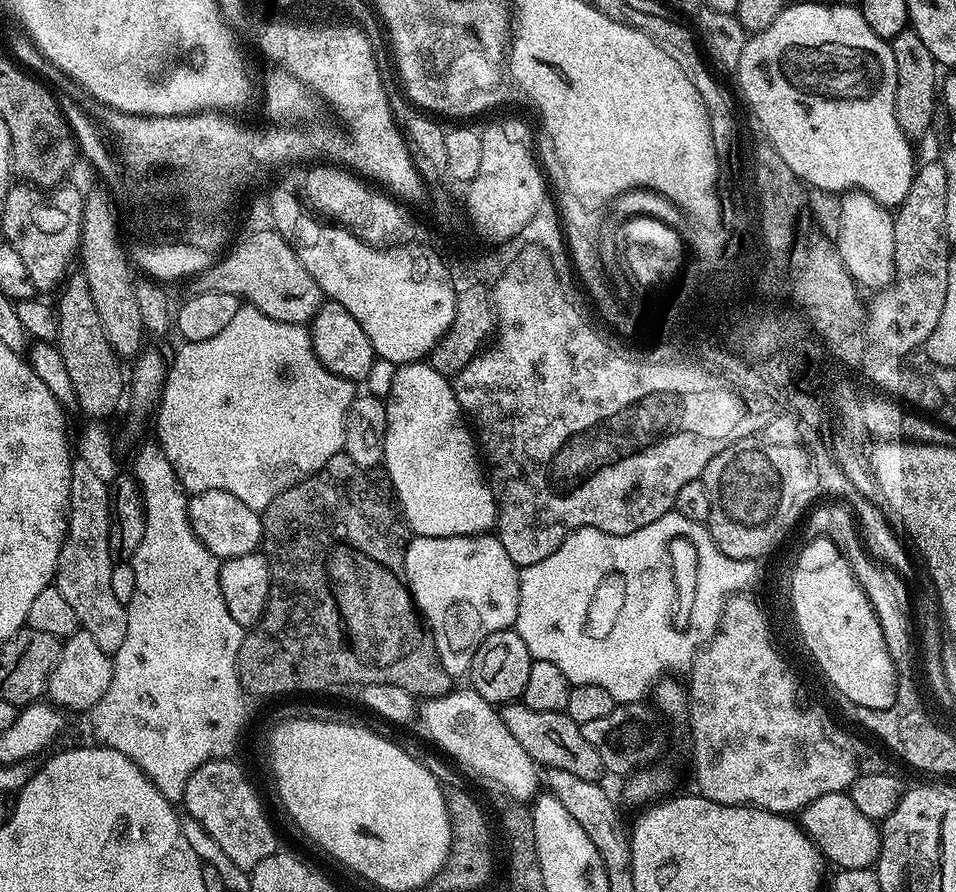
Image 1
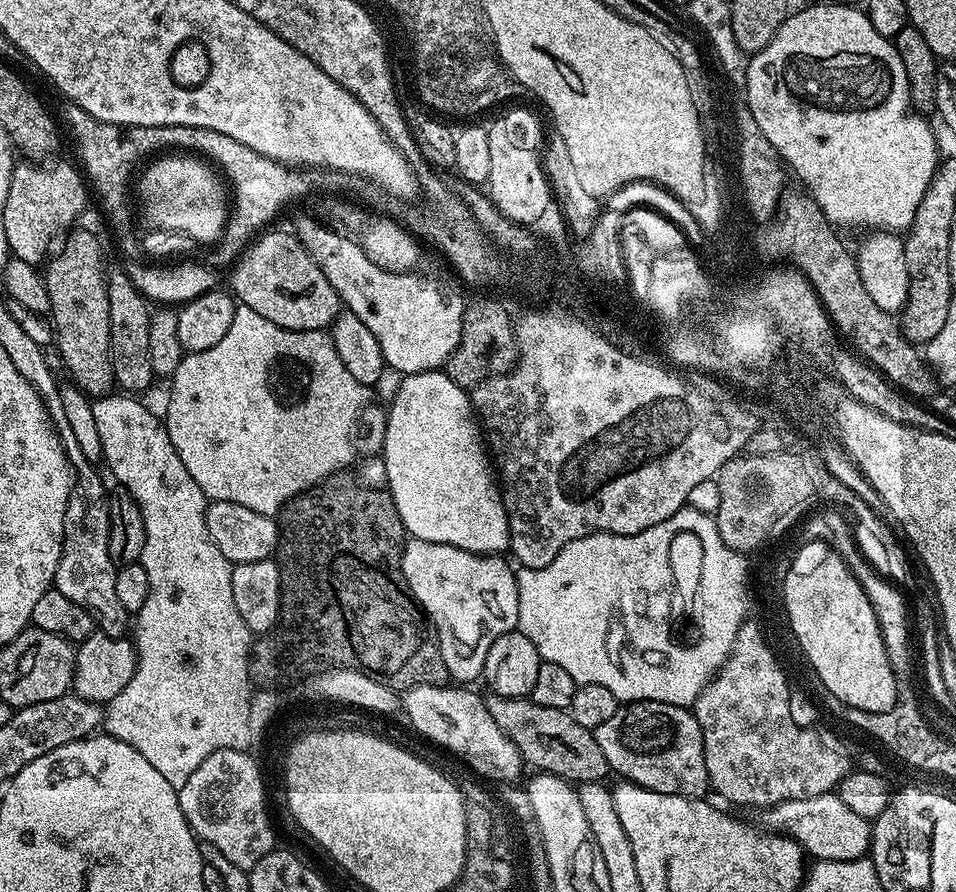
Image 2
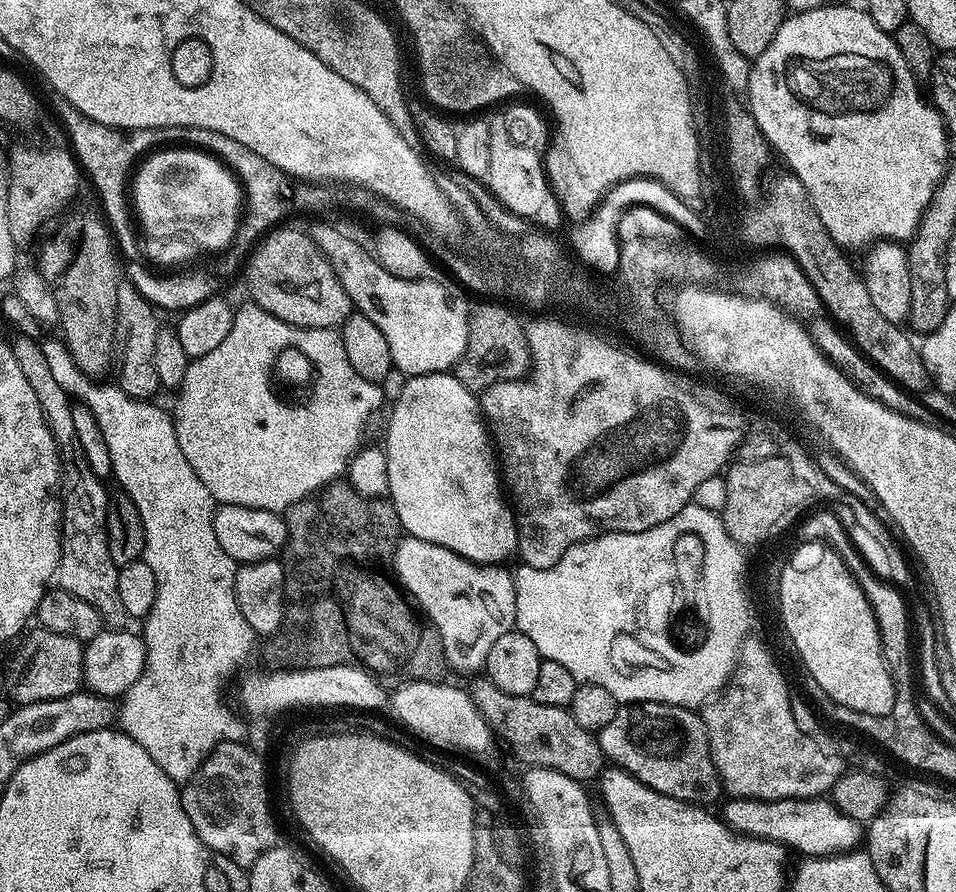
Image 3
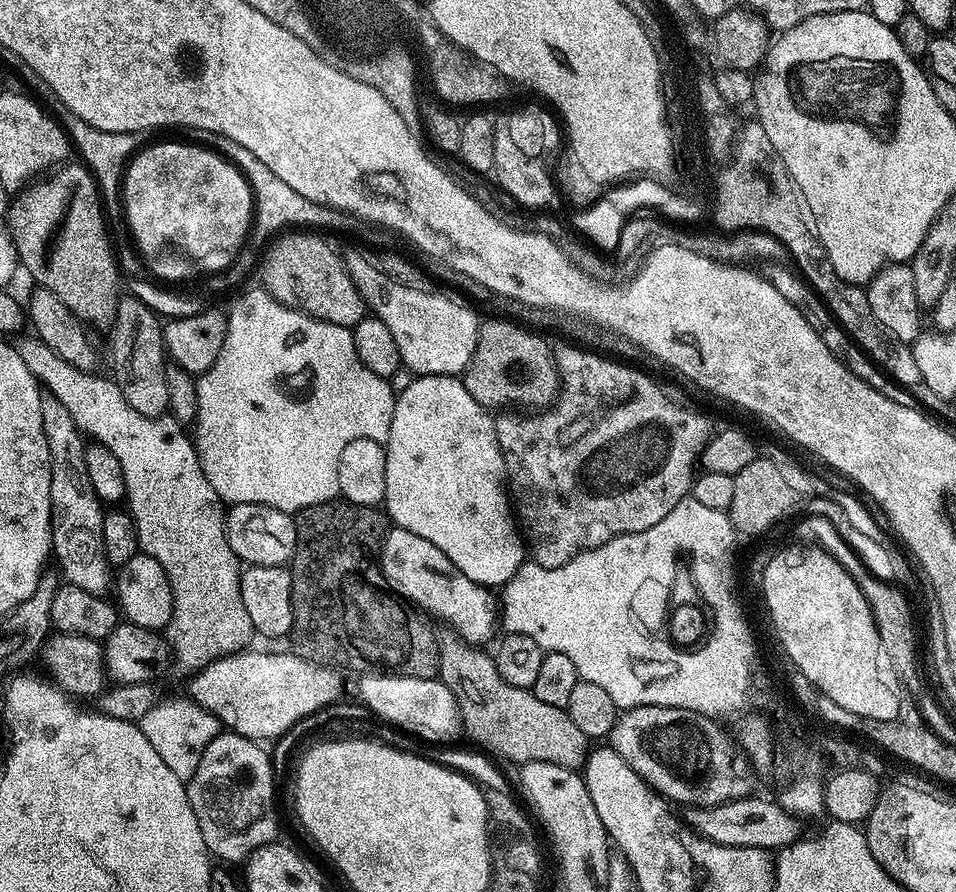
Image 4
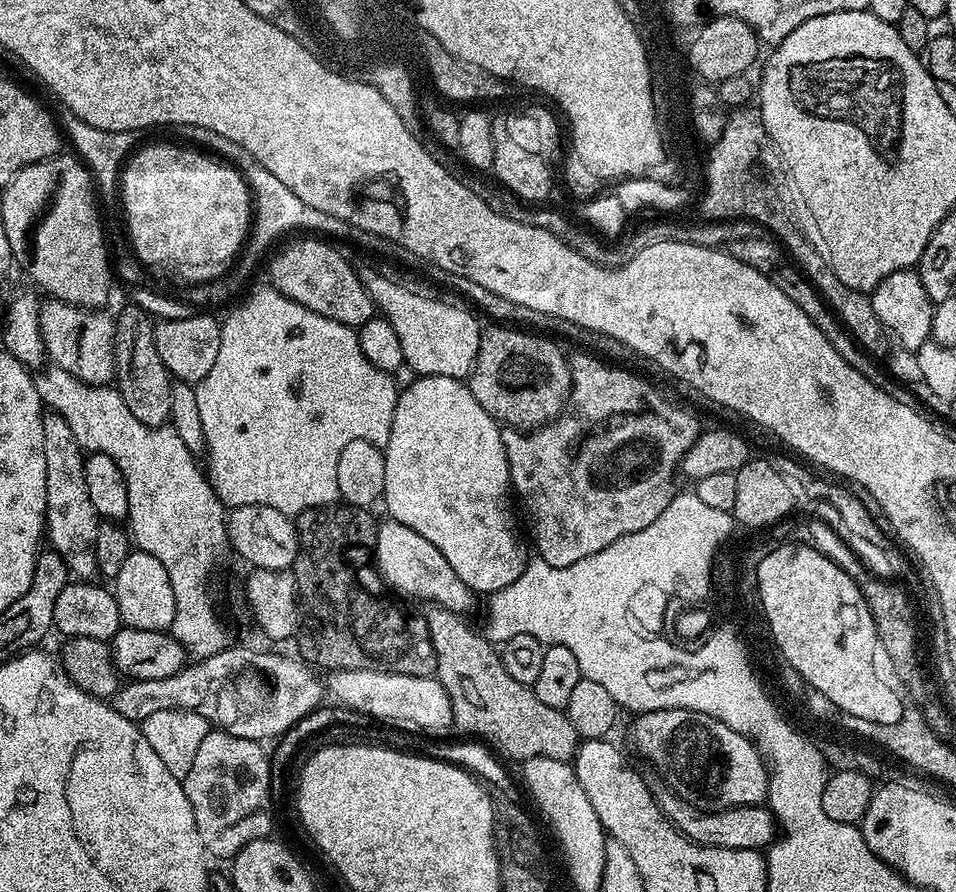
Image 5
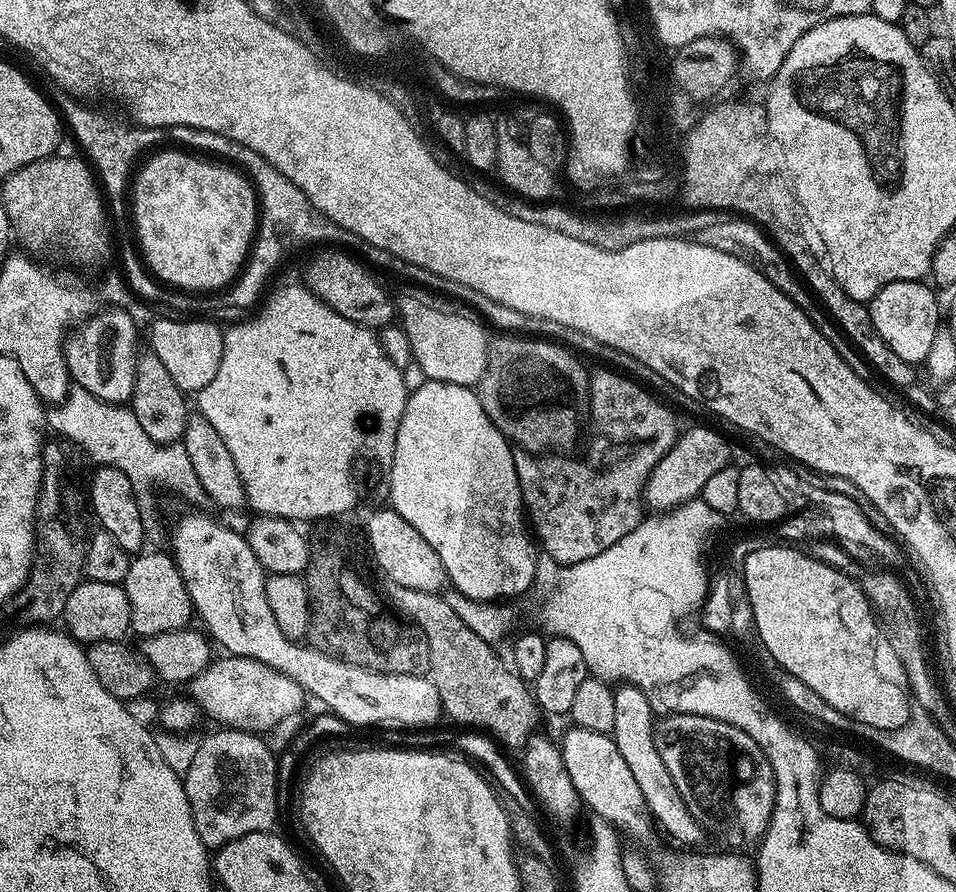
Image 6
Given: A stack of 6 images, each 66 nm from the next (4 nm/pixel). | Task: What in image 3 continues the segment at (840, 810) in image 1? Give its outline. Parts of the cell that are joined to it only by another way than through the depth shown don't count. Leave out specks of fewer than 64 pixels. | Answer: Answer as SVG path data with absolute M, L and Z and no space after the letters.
M725 799L722 820L737 836L753 836L784 845L785 849L801 852L804 858L834 856L857 847L862 840L861 821L850 818L838 810L831 799L806 800L746 800Z

